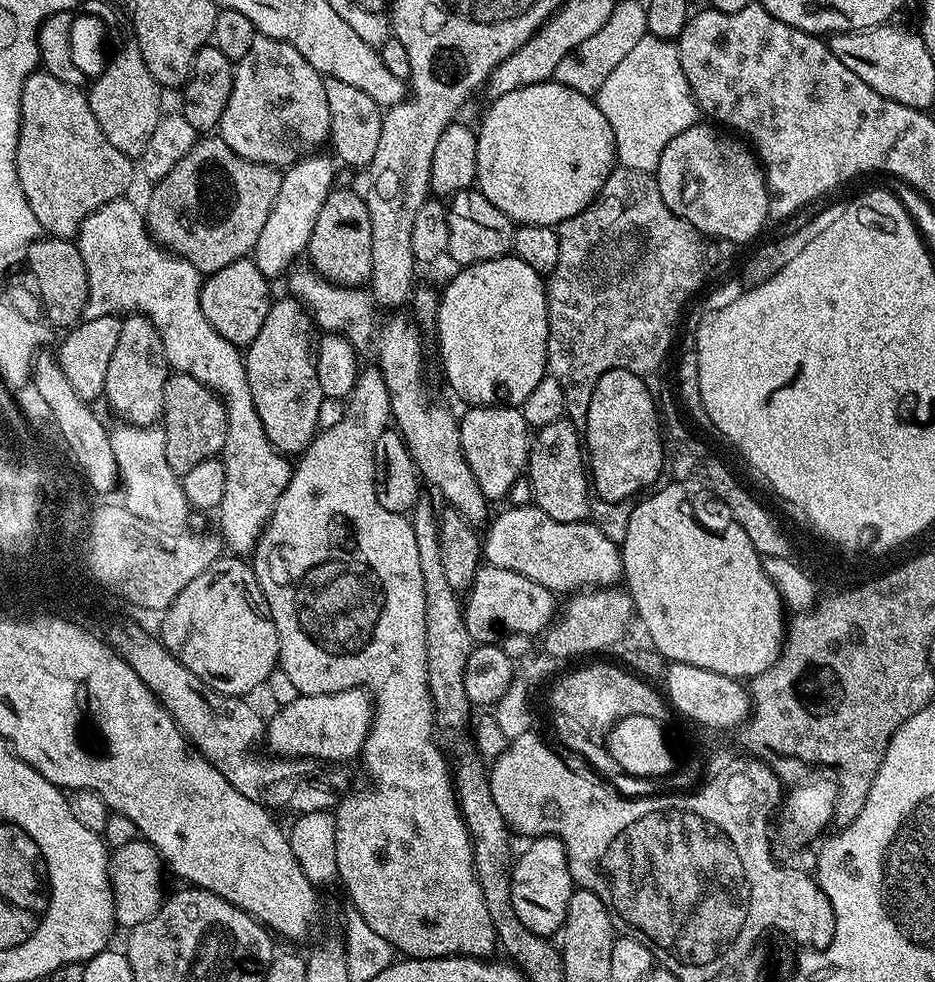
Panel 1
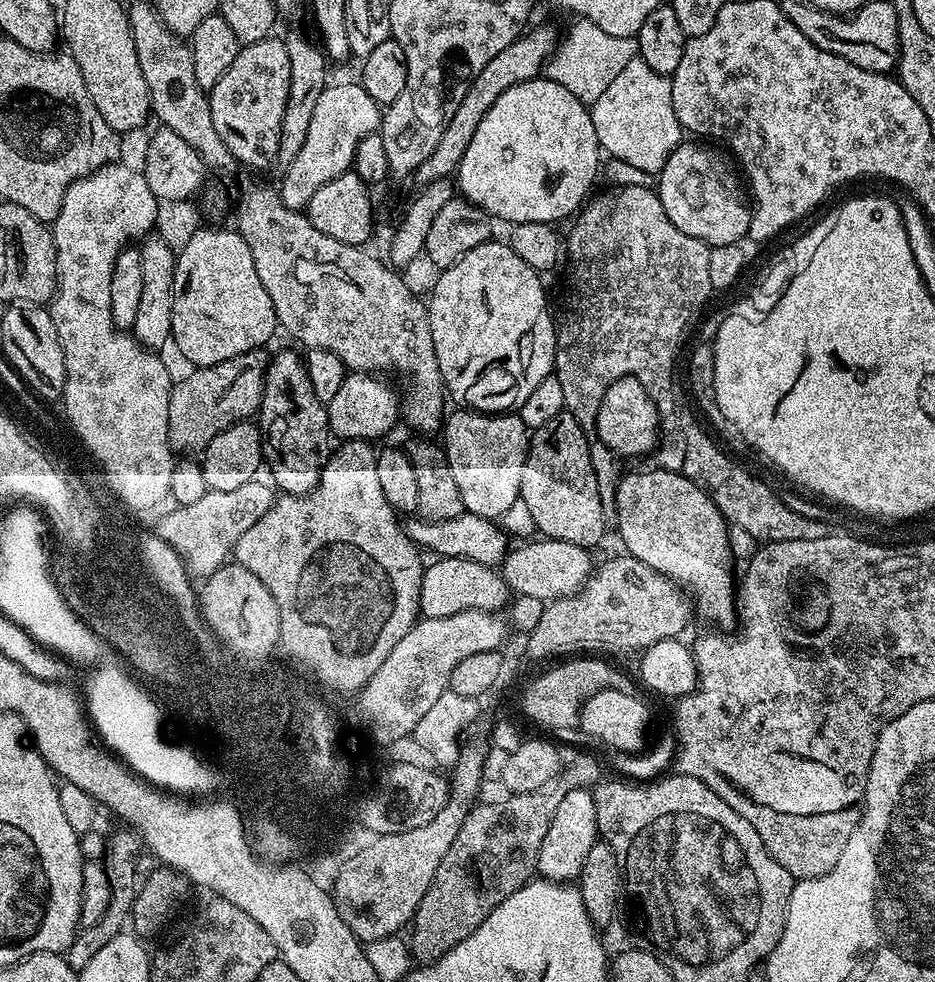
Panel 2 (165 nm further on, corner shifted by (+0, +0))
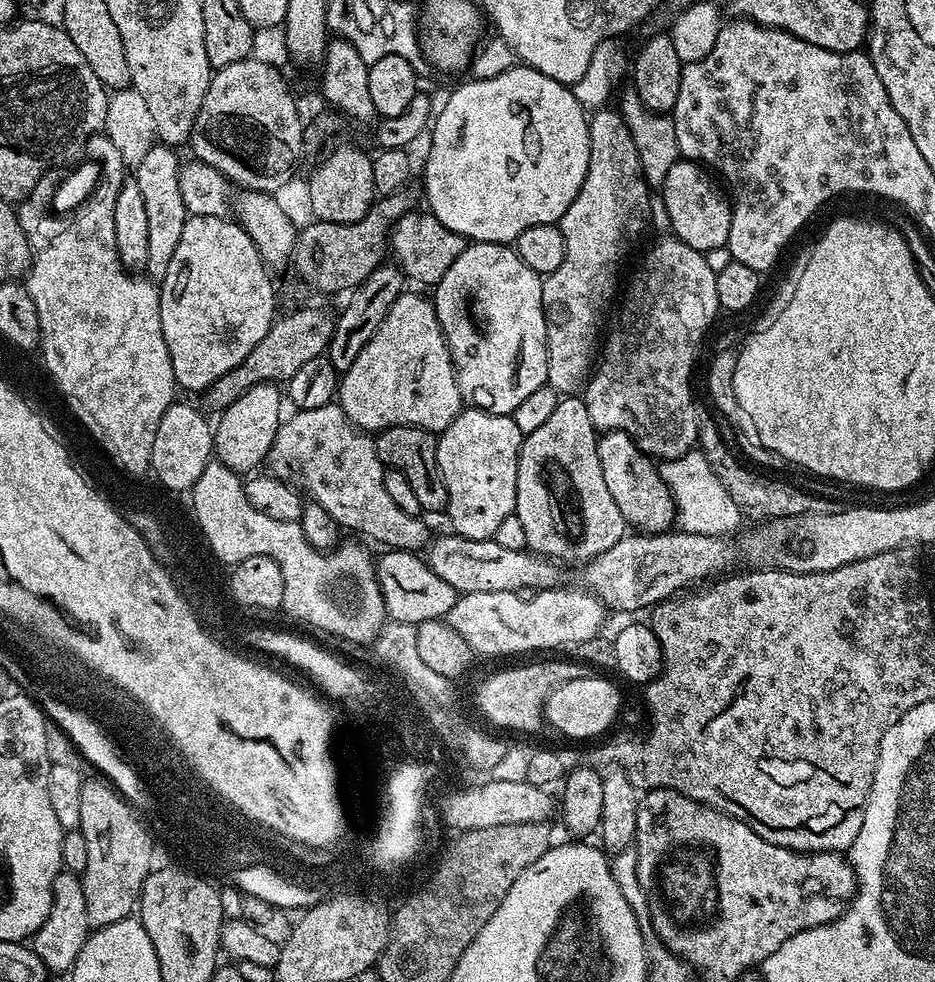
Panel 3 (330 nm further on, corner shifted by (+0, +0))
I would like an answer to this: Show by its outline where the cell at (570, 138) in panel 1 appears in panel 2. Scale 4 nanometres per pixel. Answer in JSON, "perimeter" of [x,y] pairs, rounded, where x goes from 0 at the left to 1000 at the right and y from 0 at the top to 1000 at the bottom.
{"perimeter":[[[574,79],[545,88],[545,92],[541,92],[524,112],[520,112],[486,179],[490,184],[491,199],[532,225],[543,224],[544,229],[558,226],[594,229],[595,224],[606,225],[630,203],[637,174],[642,171],[642,159],[644,152],[640,136],[635,136],[630,107],[610,96],[605,89],[585,79]]]}

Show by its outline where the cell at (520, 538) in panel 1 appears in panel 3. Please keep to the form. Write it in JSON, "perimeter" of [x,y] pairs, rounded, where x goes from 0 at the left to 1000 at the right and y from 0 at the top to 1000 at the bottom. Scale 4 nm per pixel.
{"perimeter":[[[356,409],[349,413],[340,413],[340,418],[317,418],[313,424],[303,429],[287,459],[284,477],[290,484],[299,489],[311,490],[317,485],[316,492],[327,502],[328,508],[335,513],[344,515],[349,523],[364,535],[365,539],[386,542],[398,550],[403,550],[415,560],[426,562],[444,562],[457,559],[460,553],[458,534],[449,525],[434,523],[417,508],[411,490],[412,476],[402,461],[402,449],[395,441],[384,437],[370,426],[363,410]]]}

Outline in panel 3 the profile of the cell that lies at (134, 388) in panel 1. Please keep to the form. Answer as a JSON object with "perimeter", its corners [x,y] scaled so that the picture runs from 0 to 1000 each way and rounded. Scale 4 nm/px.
{"perimeter":[[[167,145],[156,157],[156,161],[143,170],[143,181],[152,193],[152,199],[156,201],[156,277],[167,287],[175,284],[178,275],[182,271],[182,263],[186,263],[190,242],[195,242],[195,230],[199,230],[202,222],[199,206],[195,206],[195,192],[190,189],[195,163],[184,155],[187,154],[181,148]]]}

